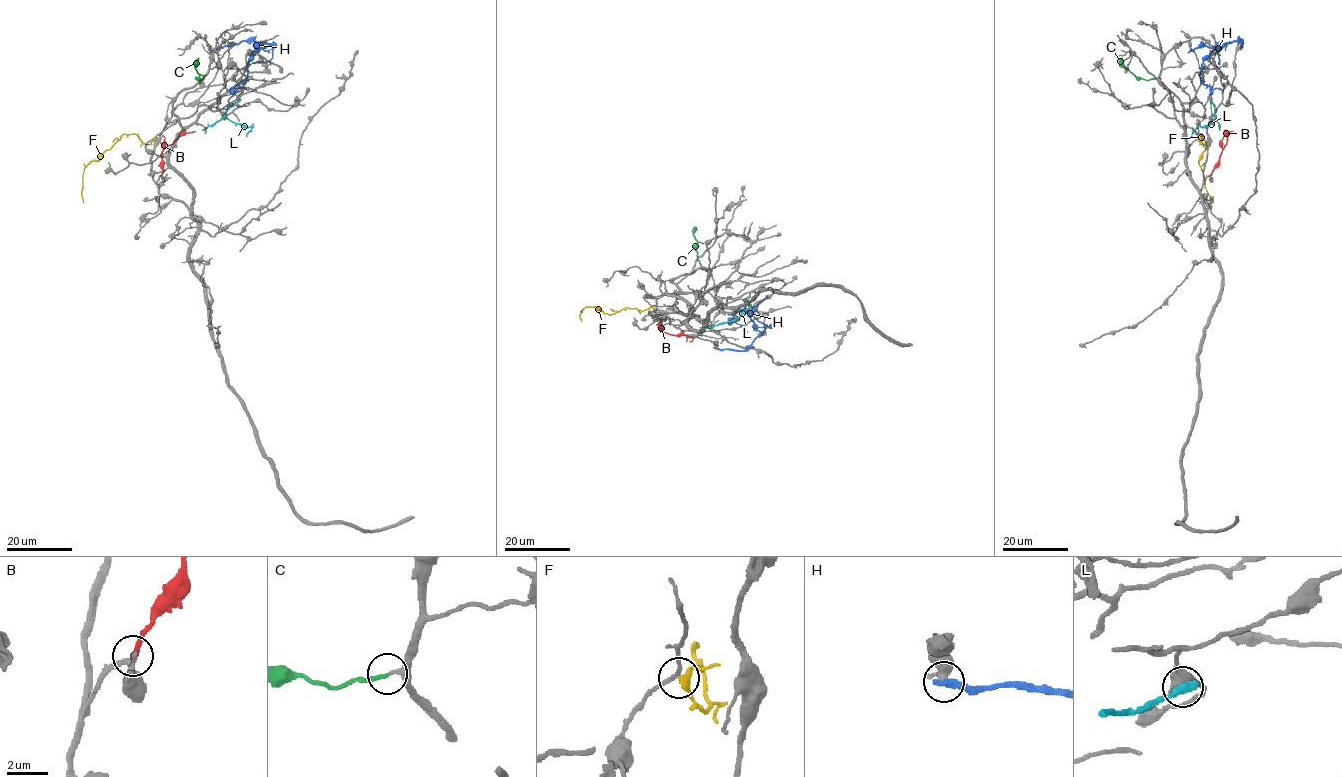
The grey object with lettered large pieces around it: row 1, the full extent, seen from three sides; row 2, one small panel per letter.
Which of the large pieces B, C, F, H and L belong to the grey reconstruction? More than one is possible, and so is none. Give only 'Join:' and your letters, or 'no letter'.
Join: B, C

